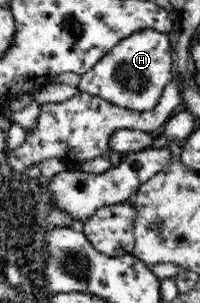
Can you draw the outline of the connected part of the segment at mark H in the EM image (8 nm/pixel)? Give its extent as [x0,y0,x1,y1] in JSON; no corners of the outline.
[78,29,173,113]

